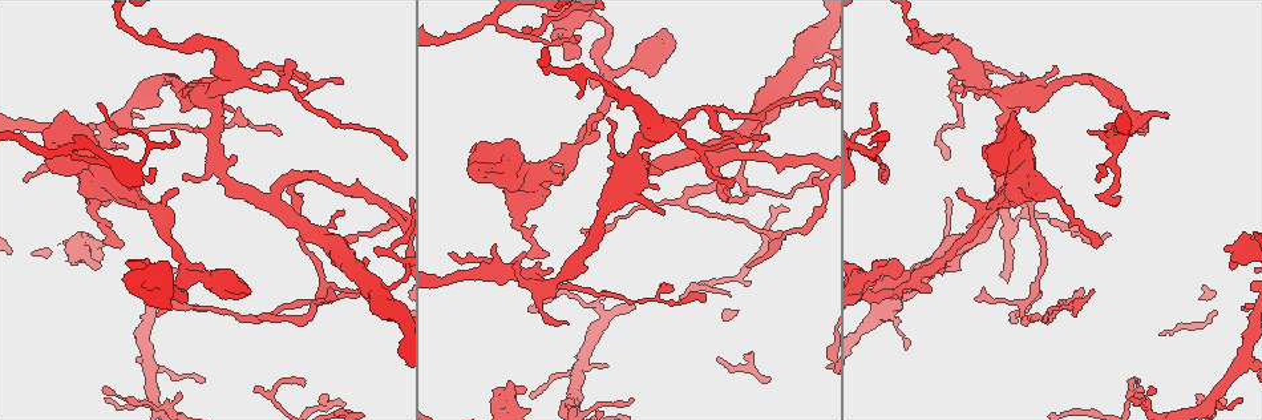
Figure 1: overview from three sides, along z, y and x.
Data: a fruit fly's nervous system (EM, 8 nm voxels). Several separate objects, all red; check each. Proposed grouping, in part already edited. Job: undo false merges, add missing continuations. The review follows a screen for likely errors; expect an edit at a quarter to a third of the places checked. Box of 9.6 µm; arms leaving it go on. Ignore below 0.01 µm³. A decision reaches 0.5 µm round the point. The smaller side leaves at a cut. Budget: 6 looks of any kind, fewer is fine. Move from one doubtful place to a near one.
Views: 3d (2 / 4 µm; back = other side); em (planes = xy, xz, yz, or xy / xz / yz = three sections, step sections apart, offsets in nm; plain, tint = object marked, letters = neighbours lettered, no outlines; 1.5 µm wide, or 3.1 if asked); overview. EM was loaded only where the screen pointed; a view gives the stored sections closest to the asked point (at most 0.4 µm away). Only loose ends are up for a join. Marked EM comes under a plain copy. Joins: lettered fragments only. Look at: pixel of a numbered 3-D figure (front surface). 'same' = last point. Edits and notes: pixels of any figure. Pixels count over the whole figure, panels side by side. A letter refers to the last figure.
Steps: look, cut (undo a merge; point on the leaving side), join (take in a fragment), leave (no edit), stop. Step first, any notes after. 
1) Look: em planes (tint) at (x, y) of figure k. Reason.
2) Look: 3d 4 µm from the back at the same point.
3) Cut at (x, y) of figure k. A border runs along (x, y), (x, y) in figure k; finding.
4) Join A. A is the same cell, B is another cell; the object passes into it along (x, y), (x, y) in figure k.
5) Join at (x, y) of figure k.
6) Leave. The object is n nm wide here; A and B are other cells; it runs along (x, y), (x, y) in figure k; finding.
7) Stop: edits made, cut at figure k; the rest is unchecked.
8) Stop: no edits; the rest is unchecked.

Look: 3d 2 µm at (376, 251) of figure 1. Thin end.

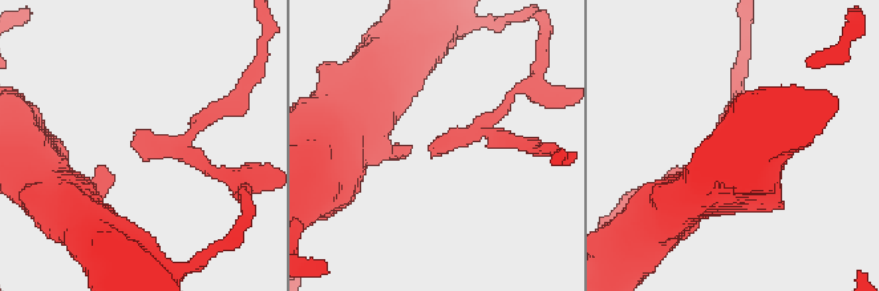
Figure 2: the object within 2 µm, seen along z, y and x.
Look: em yz step 4 (tint) at (131, 142) of figure 2. Need the tissue.

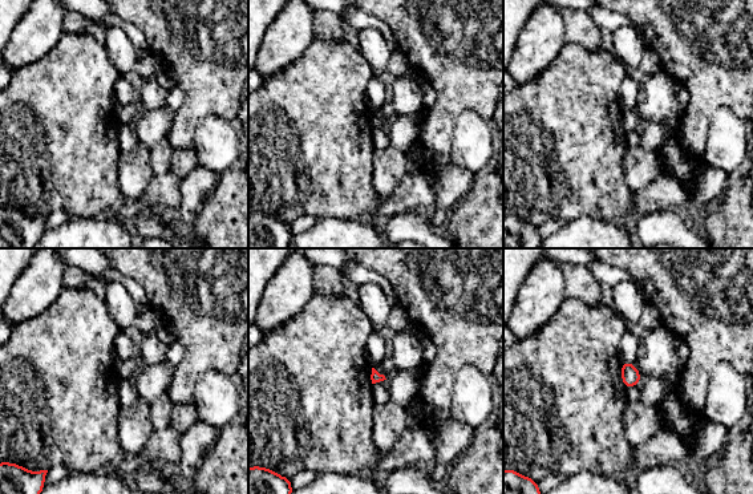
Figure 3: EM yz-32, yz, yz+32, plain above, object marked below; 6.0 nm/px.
Look: em xz step 4 (letters) at the same point.

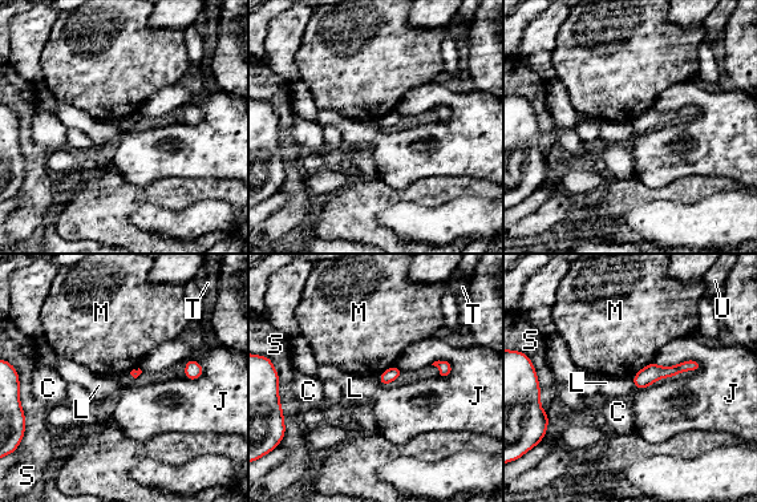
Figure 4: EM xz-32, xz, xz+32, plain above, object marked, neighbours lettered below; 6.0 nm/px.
Leave. C, J, L, M, S, T and U are other cells; it runs along (696, 364), (652, 372), (636, 381) in figure 4; no lettered fragment goes on from it.

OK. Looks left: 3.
Look: em xz step 8 (tint) at (261, 317) of figure 1. Arms part here.

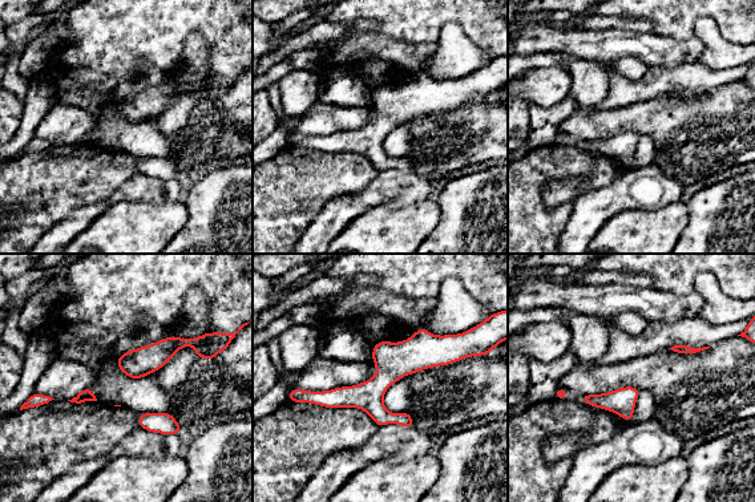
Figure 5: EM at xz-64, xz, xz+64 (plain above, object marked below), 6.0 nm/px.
Look: em xz step 8 (letters) at the same point.

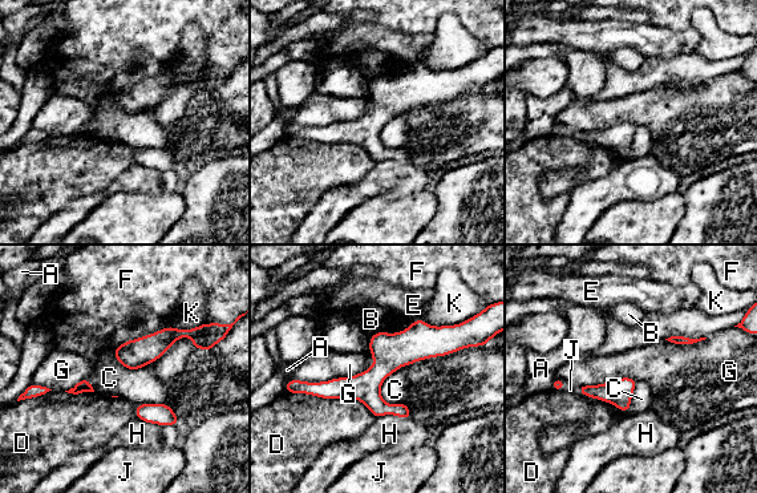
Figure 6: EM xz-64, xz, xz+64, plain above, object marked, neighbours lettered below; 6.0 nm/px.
Leave. A, B, C, D, E, F, G, H, J and K are other cells; all the same neuron.

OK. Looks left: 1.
Look: em planes (letters) at (183, 281) of figure 1. Arms part here.

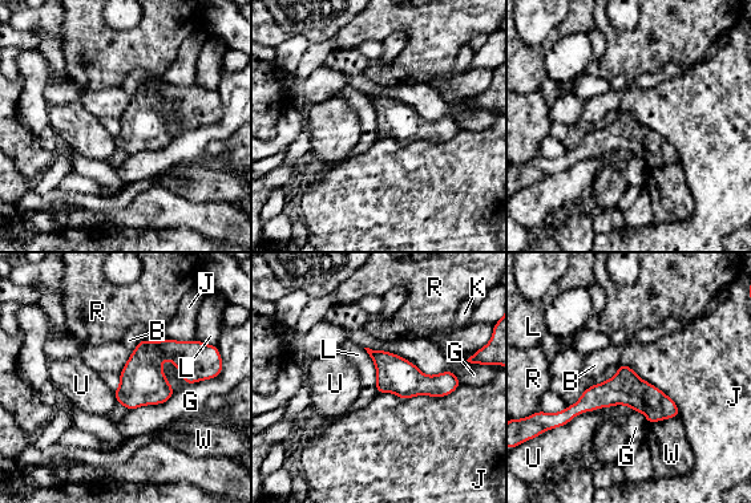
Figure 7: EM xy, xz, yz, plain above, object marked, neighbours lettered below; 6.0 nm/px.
Leave. B, G, J, K, L, R, U and W are other cells; it runs along (675, 412), (597, 396), (569, 416) in figure 7; one neuron here.

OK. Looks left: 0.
Stop: no edits; the rest is unchecked.

